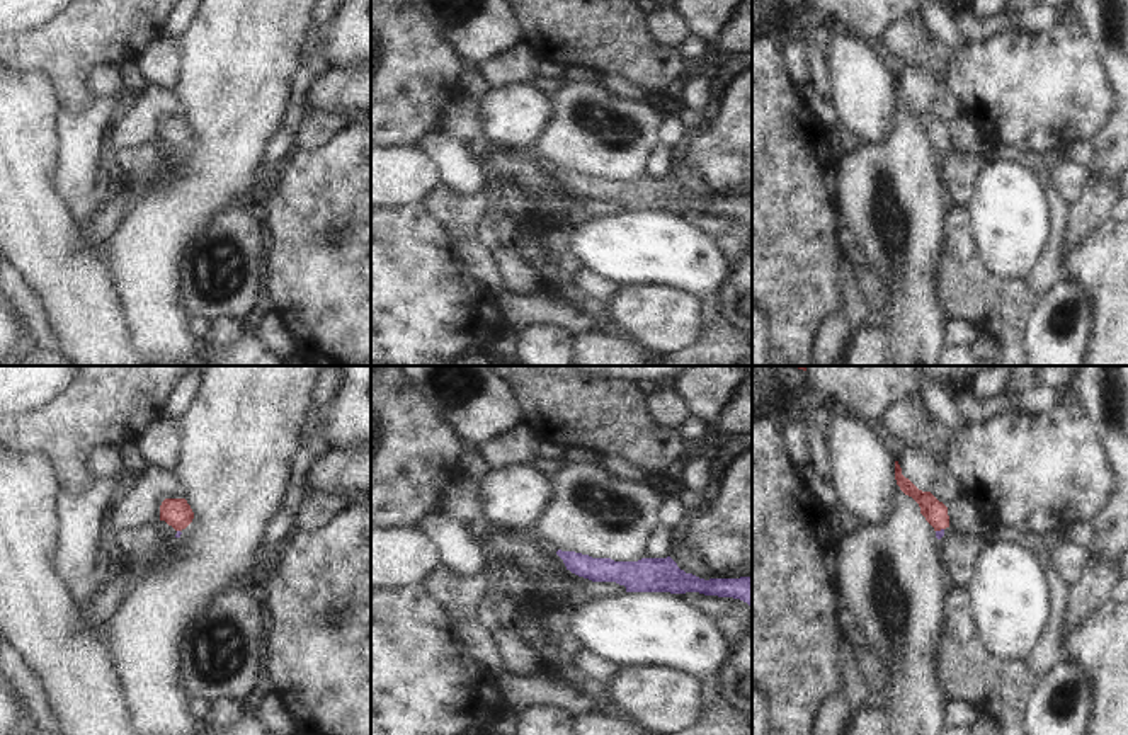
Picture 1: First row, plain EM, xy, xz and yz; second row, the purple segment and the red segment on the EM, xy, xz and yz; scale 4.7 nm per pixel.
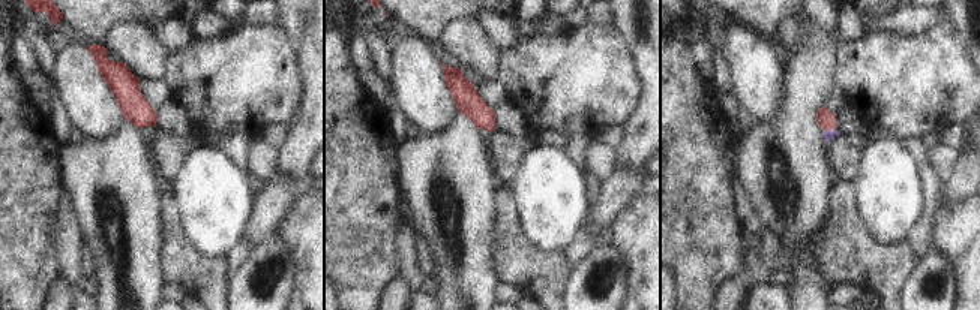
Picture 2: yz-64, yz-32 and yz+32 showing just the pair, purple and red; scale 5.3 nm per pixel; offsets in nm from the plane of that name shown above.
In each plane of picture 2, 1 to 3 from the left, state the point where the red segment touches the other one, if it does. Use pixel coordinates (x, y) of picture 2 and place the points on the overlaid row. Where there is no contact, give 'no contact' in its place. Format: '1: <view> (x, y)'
1: no contact
2: no contact
3: yz+32 (829, 131)

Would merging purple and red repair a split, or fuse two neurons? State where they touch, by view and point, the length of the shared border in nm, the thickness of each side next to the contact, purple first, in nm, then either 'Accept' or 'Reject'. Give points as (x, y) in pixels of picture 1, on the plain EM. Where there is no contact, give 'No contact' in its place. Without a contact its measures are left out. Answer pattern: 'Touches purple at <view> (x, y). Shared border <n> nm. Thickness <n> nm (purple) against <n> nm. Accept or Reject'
Touches purple at yz (941, 148). Shared border 40 nm. Thickness 40 nm (purple) against 110 nm. Accept.

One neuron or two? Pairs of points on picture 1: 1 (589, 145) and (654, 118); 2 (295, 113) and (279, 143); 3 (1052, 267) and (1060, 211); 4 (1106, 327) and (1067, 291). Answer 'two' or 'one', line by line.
1: one
2: one
3: one
4: two

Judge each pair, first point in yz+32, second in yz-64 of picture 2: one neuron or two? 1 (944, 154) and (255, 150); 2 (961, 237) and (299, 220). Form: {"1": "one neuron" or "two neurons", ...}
{"1": "one neuron", "2": "one neuron"}

